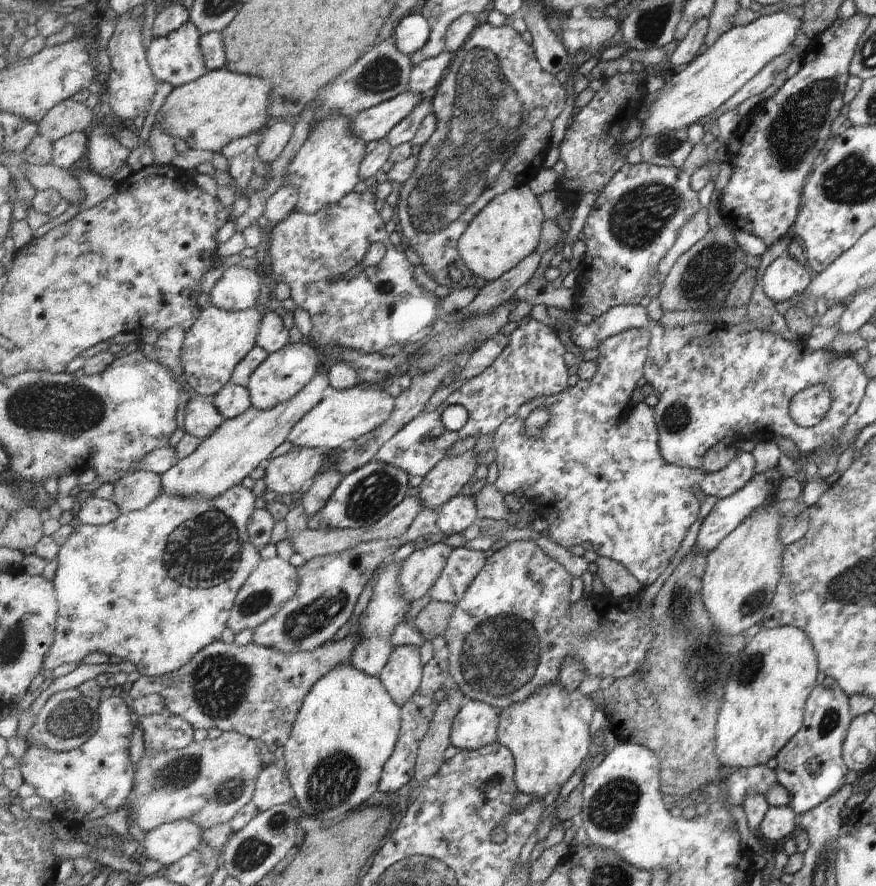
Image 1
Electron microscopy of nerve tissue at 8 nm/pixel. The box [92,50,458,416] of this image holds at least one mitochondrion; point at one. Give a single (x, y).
(381, 74)

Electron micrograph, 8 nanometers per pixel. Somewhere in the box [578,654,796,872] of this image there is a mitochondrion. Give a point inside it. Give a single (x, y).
(612, 808)

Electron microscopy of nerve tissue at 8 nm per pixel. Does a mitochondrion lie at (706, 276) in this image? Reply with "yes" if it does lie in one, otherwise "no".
yes

